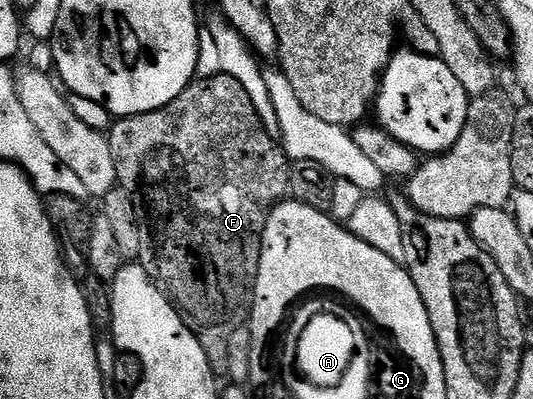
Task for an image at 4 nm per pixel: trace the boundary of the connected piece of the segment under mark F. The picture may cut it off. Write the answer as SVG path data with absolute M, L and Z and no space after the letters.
M222 72L192 81L173 103L157 111L118 118L106 139L113 151L118 188L133 195L143 224L138 264L178 309L197 343L201 343L216 378L226 378L229 339L233 339L237 327L248 324L265 223L272 209L288 196L292 162L283 145L266 131L245 88Z

